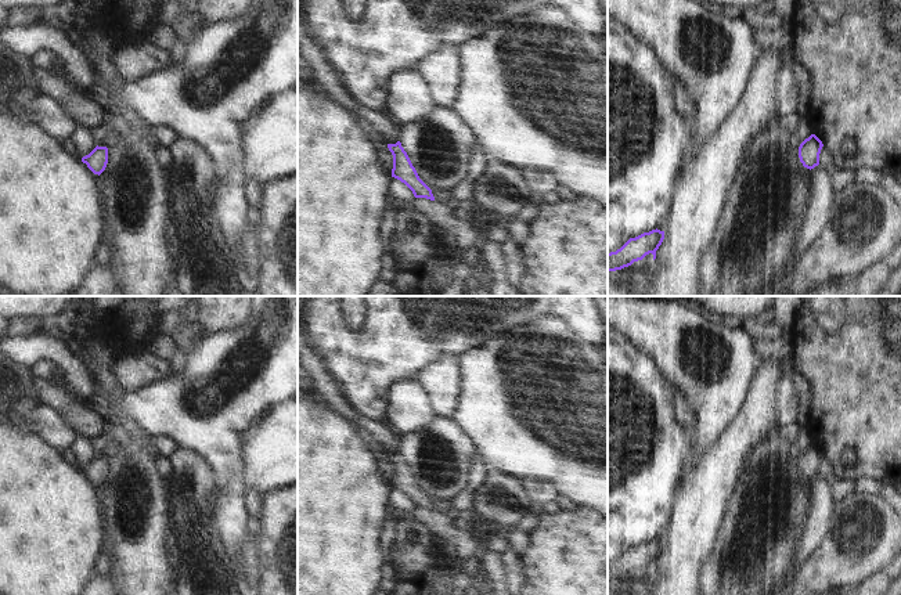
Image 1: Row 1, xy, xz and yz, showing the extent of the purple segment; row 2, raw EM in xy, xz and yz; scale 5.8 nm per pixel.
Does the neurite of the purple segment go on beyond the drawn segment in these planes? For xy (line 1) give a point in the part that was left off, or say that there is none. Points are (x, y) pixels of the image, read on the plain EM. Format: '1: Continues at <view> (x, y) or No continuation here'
1: No continuation here

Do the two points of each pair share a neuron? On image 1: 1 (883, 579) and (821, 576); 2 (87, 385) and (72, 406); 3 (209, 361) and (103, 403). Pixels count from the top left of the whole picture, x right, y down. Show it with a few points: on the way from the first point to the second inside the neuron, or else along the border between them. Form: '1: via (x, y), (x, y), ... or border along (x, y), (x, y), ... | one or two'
1: border along (885, 570), (879, 570), (864, 580) | two
2: border along (80, 400), (104, 421) | two
3: via (183, 388), (166, 404), (129, 404) | one

